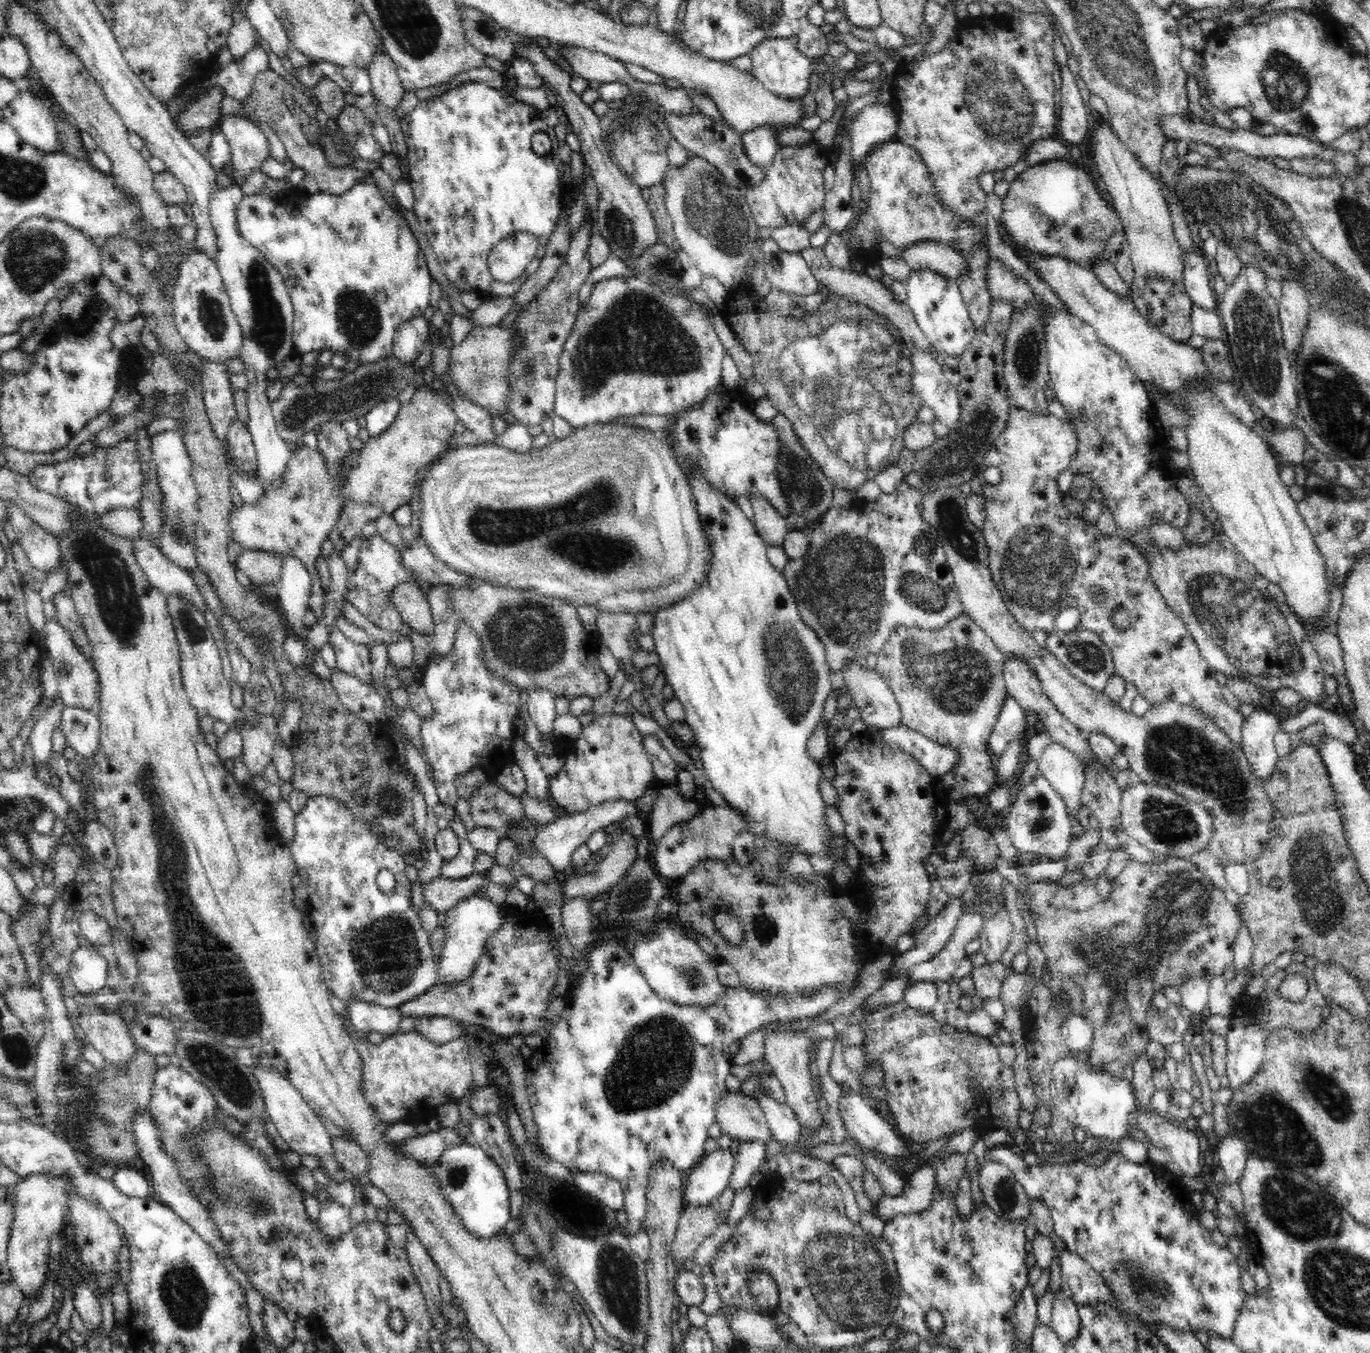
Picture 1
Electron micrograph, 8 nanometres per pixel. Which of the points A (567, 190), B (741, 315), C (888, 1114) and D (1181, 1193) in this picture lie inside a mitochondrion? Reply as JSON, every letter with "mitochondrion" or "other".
{"A":"other","B":"other","C":"other","D":"other"}

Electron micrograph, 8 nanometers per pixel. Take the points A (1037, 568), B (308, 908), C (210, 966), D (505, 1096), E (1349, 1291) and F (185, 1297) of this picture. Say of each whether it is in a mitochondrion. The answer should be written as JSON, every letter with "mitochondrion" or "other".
{"A":"mitochondrion","B":"other","C":"mitochondrion","D":"other","E":"mitochondrion","F":"mitochondrion"}

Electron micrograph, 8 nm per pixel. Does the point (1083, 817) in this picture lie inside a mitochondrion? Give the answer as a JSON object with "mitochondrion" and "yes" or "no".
{"mitochondrion":"no"}

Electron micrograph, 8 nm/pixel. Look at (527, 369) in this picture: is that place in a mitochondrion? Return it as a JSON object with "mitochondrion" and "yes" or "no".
{"mitochondrion":"yes"}

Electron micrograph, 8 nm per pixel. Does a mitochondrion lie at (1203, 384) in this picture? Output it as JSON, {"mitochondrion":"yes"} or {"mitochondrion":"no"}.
{"mitochondrion":"no"}

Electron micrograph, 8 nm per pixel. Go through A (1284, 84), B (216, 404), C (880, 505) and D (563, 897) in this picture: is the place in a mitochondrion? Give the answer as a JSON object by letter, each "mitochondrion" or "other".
{"A":"mitochondrion","B":"other","C":"other","D":"other"}

